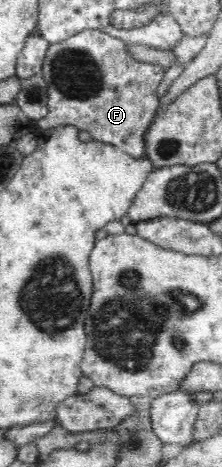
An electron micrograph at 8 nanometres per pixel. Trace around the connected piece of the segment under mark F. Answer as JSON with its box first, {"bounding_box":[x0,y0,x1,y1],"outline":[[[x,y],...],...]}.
{"bounding_box":[36,29,166,159],"outline":[[[87,29],[60,43],[50,44],[41,75],[48,86],[48,115],[36,122],[36,131],[65,125],[85,130],[95,141],[113,143],[140,159],[145,155],[144,135],[158,112],[158,86],[166,69],[131,57],[124,40]]]}

